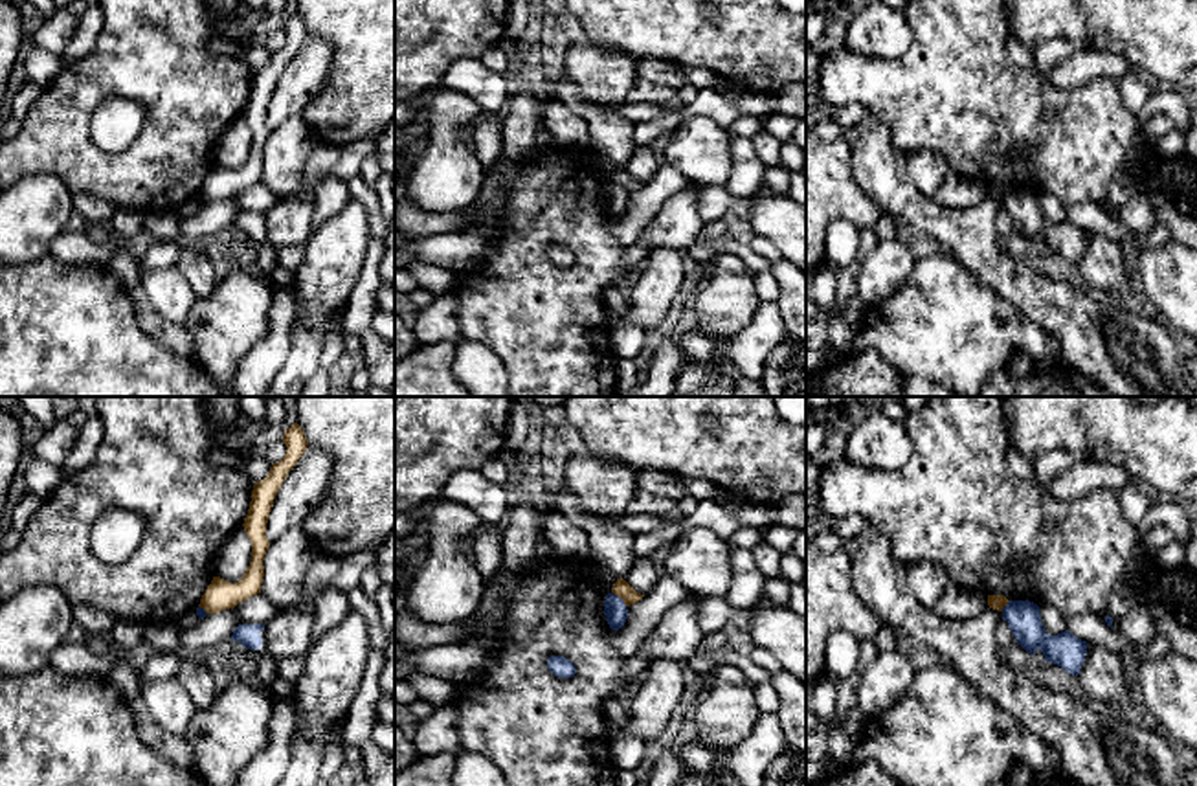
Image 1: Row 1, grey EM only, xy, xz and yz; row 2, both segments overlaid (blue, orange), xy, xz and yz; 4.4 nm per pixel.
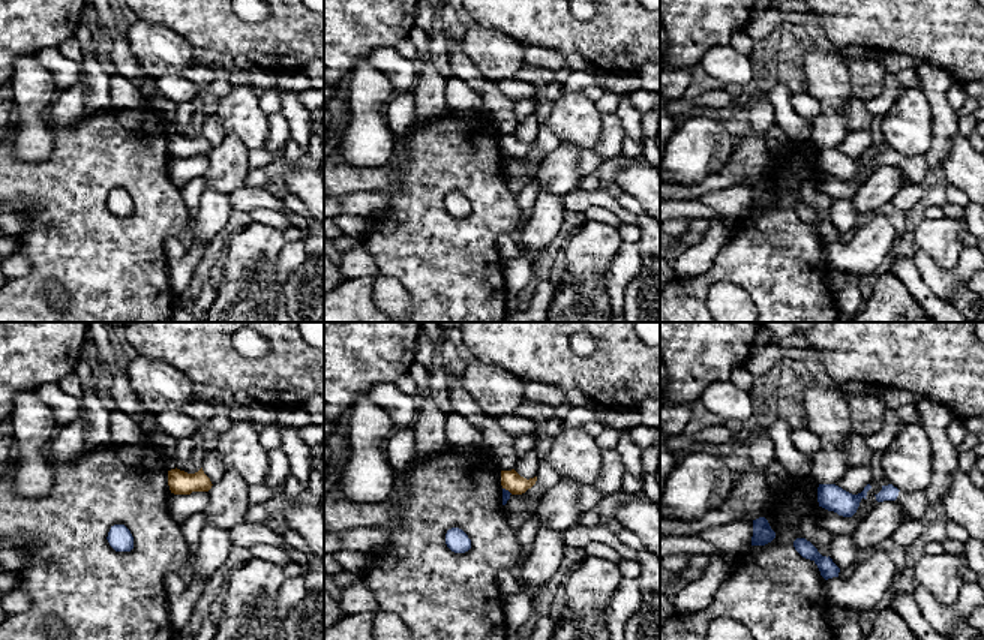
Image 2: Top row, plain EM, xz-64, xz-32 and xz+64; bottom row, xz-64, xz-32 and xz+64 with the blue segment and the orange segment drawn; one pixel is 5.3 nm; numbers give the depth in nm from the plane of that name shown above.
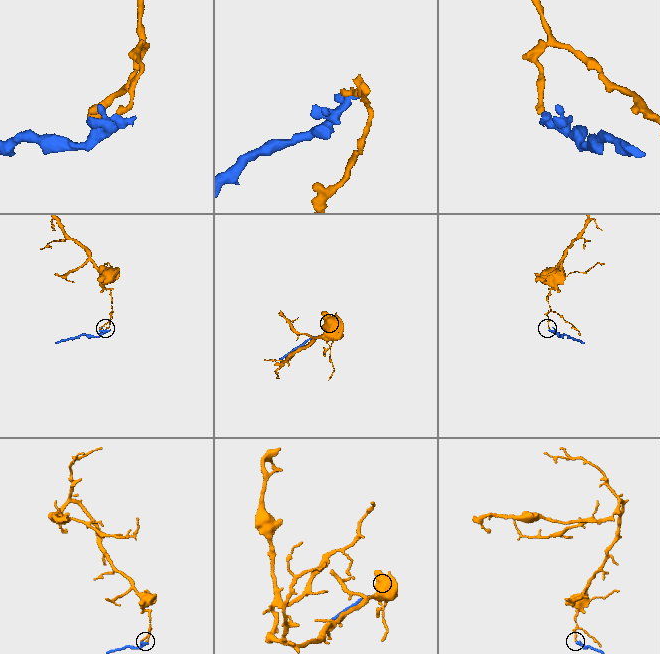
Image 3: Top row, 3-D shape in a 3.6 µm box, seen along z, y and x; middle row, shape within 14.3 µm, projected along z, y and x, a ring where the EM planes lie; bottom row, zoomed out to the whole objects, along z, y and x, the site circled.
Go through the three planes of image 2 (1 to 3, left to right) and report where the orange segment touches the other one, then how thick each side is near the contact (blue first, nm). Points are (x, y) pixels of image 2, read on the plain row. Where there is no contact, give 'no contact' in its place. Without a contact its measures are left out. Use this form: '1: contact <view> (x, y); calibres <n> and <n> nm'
1: no contact
2: contact xz-32 (507, 155); calibres 50 and 110 nm
3: no contact

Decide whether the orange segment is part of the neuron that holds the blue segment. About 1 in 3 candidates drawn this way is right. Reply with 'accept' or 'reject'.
reject

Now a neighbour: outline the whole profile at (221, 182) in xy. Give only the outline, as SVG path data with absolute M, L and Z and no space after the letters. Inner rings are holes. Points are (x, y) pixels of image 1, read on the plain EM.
M297 11L285 18L283 31L286 33L286 42L279 51L272 53L264 68L253 72L250 97L242 112L252 130L252 151L242 167L235 173L220 165L213 165L198 193L206 202L218 202L222 198L235 196L239 191L261 182L264 165L263 149L270 136L266 127L268 105L283 70L308 35Z

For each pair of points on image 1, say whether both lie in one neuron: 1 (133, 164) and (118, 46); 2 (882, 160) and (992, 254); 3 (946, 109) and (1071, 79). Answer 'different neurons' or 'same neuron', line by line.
1: same neuron
2: same neuron
3: different neurons

